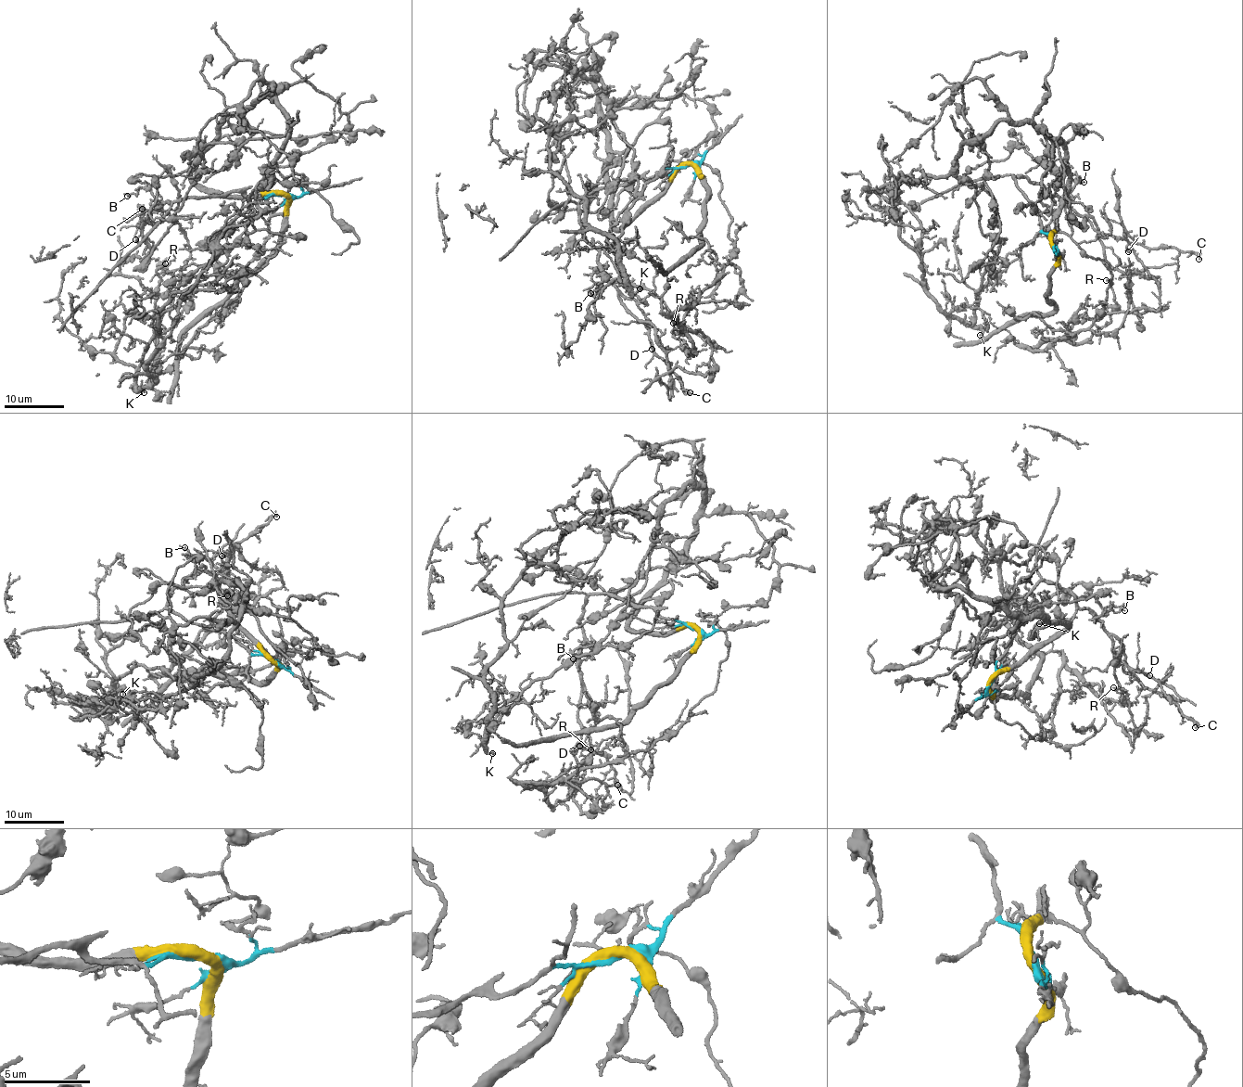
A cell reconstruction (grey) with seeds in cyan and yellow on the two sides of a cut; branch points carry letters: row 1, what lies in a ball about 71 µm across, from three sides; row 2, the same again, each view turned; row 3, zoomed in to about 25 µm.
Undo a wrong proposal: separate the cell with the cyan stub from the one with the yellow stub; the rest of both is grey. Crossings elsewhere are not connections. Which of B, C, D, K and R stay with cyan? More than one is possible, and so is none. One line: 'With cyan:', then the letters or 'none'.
With cyan: B, C, D

